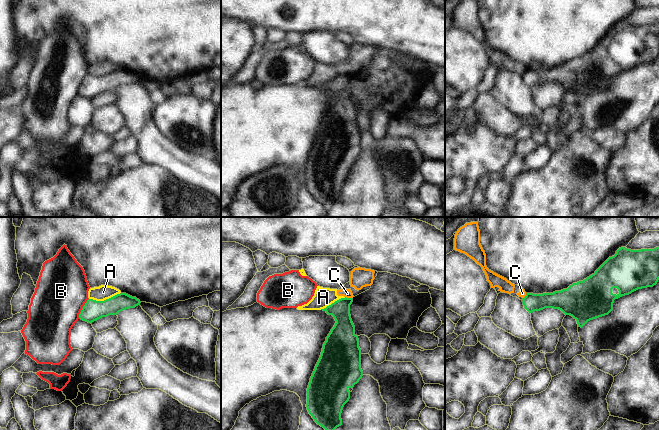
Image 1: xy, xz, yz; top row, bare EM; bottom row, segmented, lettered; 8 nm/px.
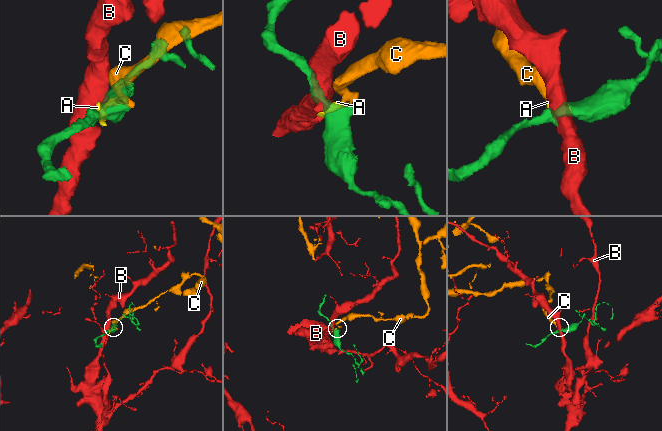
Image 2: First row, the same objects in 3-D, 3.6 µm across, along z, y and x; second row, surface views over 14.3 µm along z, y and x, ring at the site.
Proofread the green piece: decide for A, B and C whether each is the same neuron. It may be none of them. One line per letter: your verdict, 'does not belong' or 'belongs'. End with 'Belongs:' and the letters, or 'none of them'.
A: does not belong
B: does not belong
C: does not belong
Belongs: none of them

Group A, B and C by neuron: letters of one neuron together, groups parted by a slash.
A C / B

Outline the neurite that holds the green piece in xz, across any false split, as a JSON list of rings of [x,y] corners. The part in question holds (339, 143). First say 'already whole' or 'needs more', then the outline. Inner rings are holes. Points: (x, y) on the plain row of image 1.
already whole | [[[345,73],[321,85],[328,91],[332,91],[336,99],[326,113],[307,164],[307,186],[314,197],[323,203],[329,212],[342,201],[341,189],[344,181],[350,175],[349,165],[353,164],[363,152],[359,115],[355,110],[355,102],[350,91],[352,78],[352,74]]]

